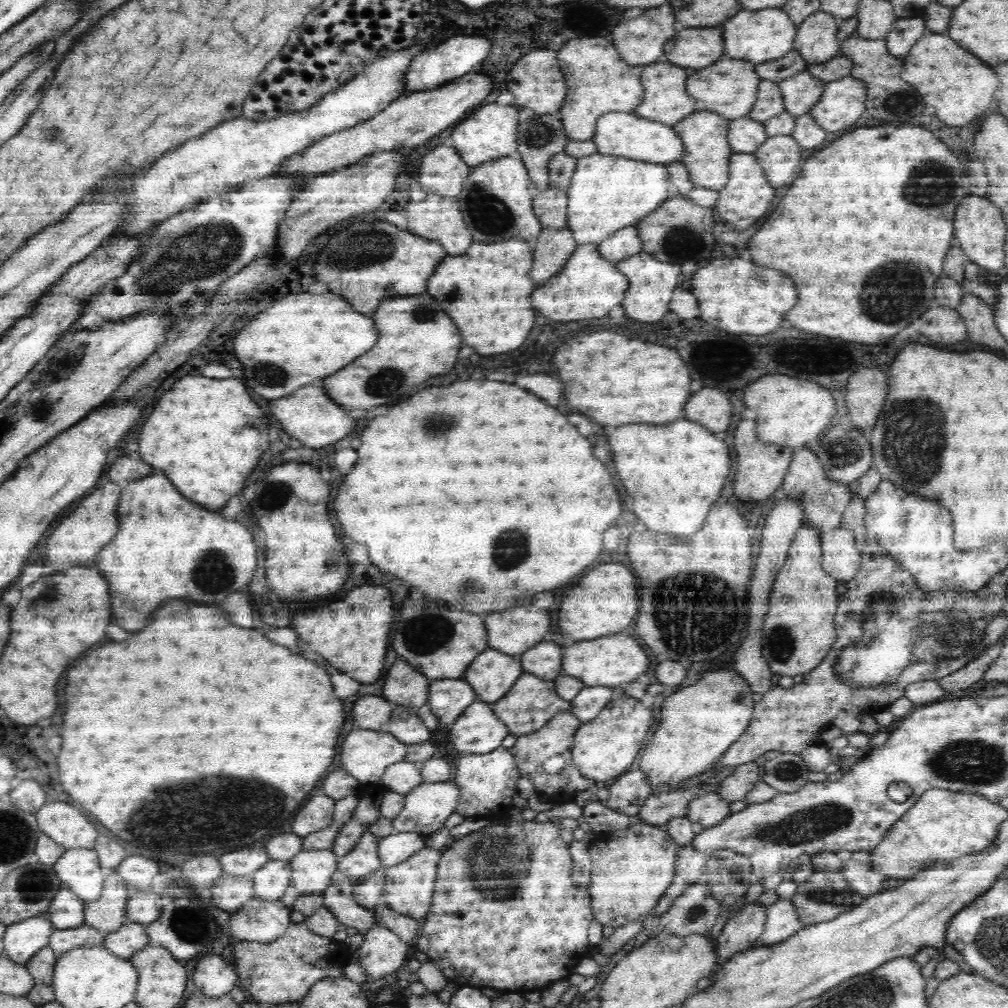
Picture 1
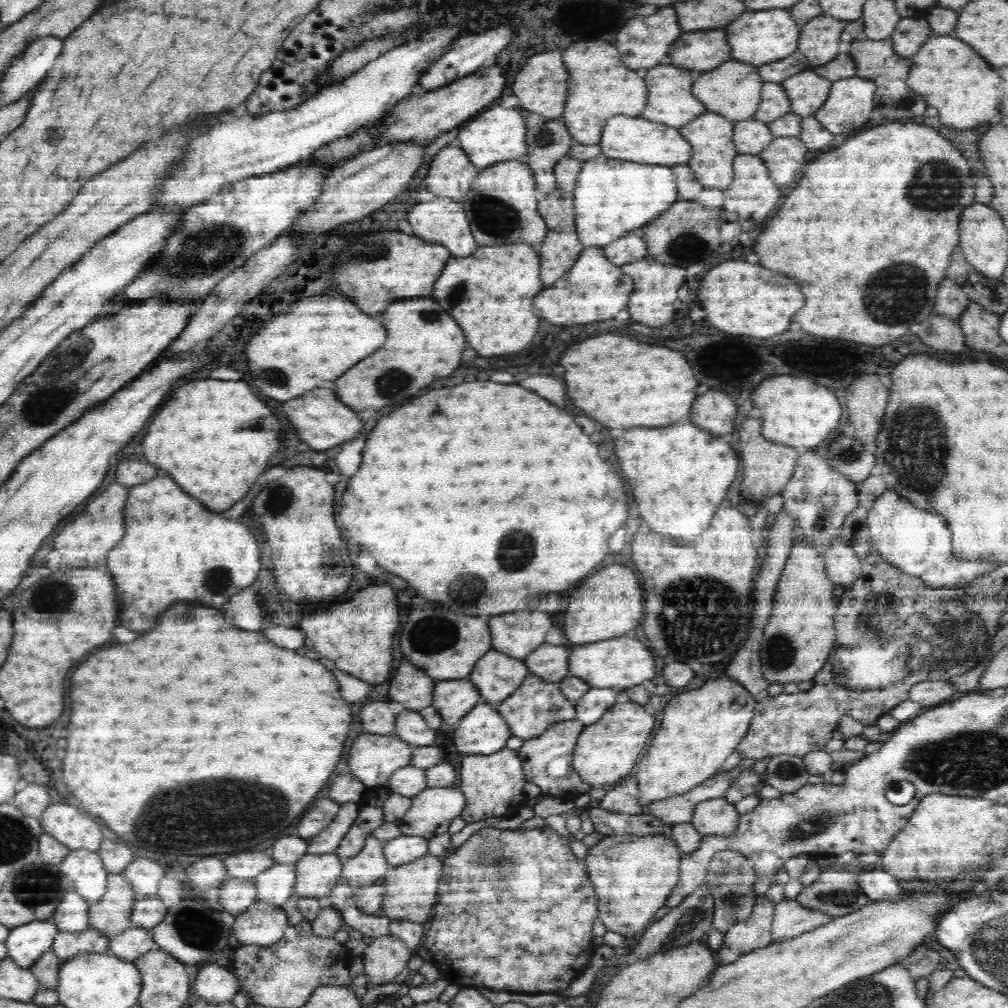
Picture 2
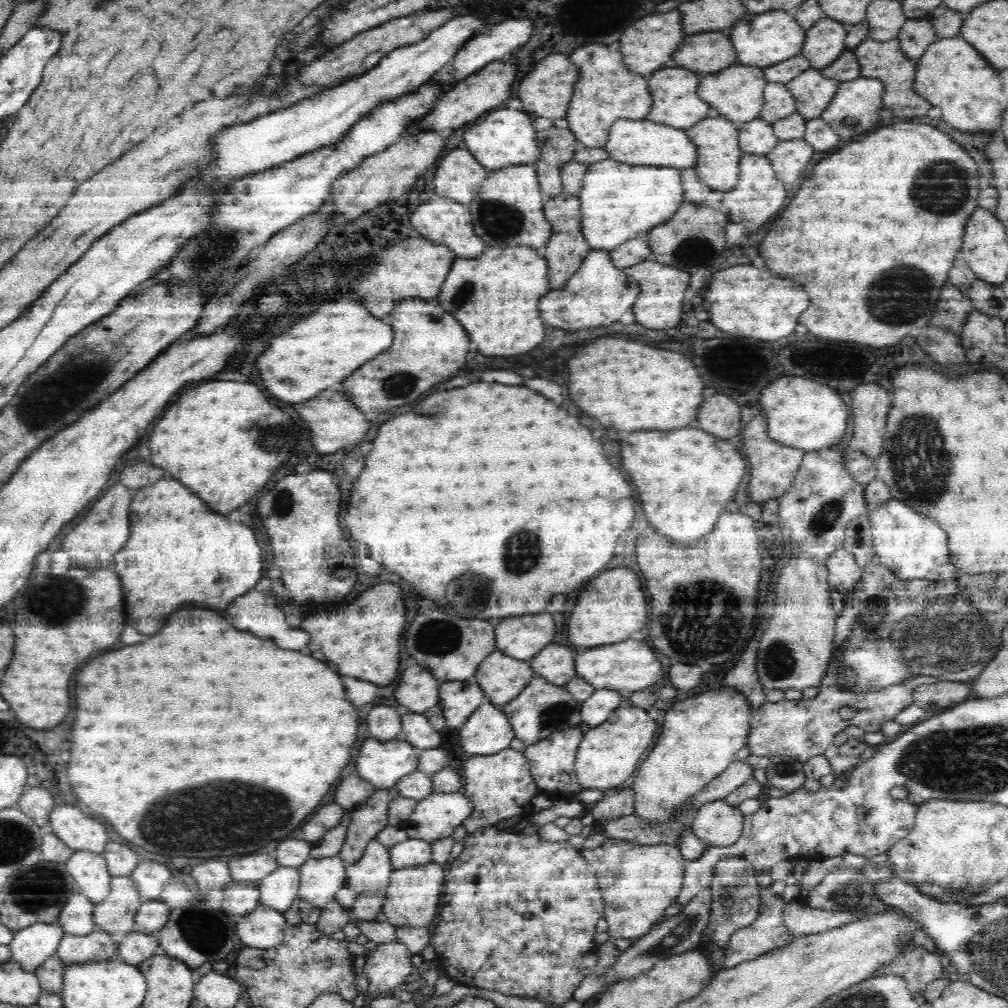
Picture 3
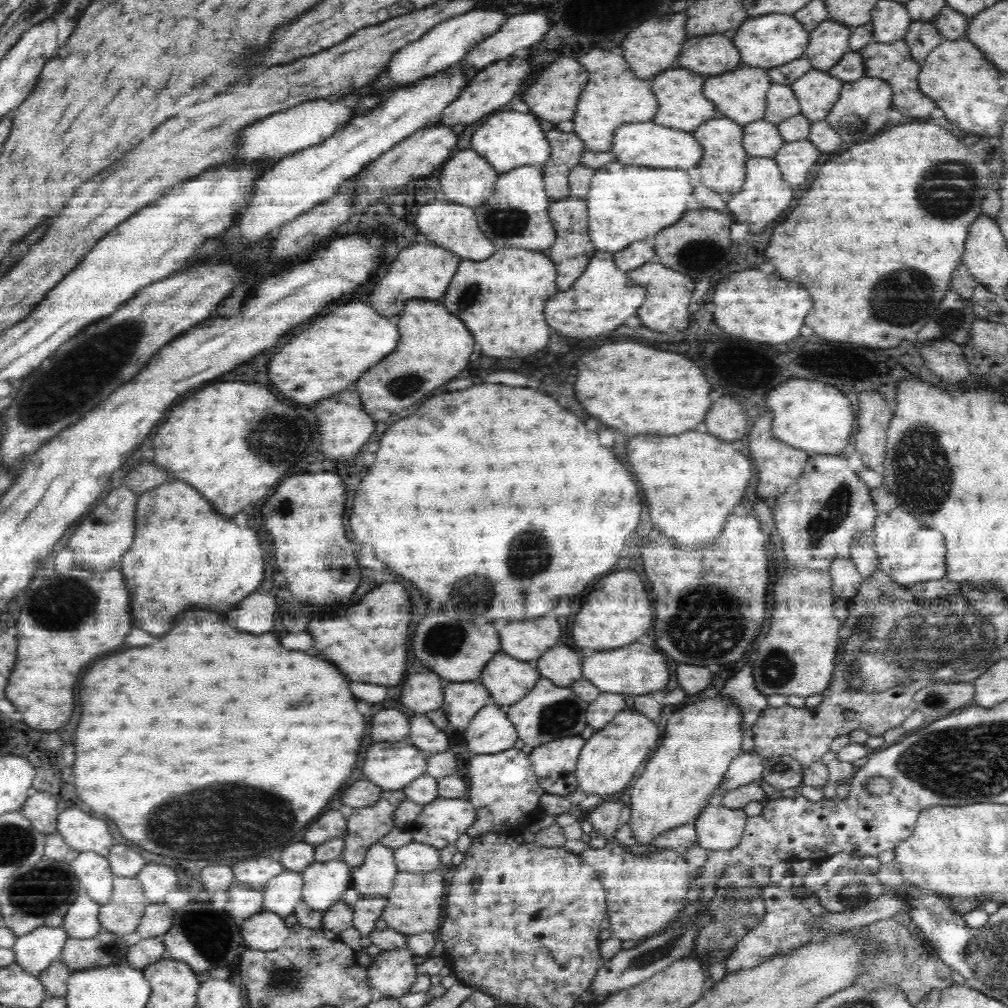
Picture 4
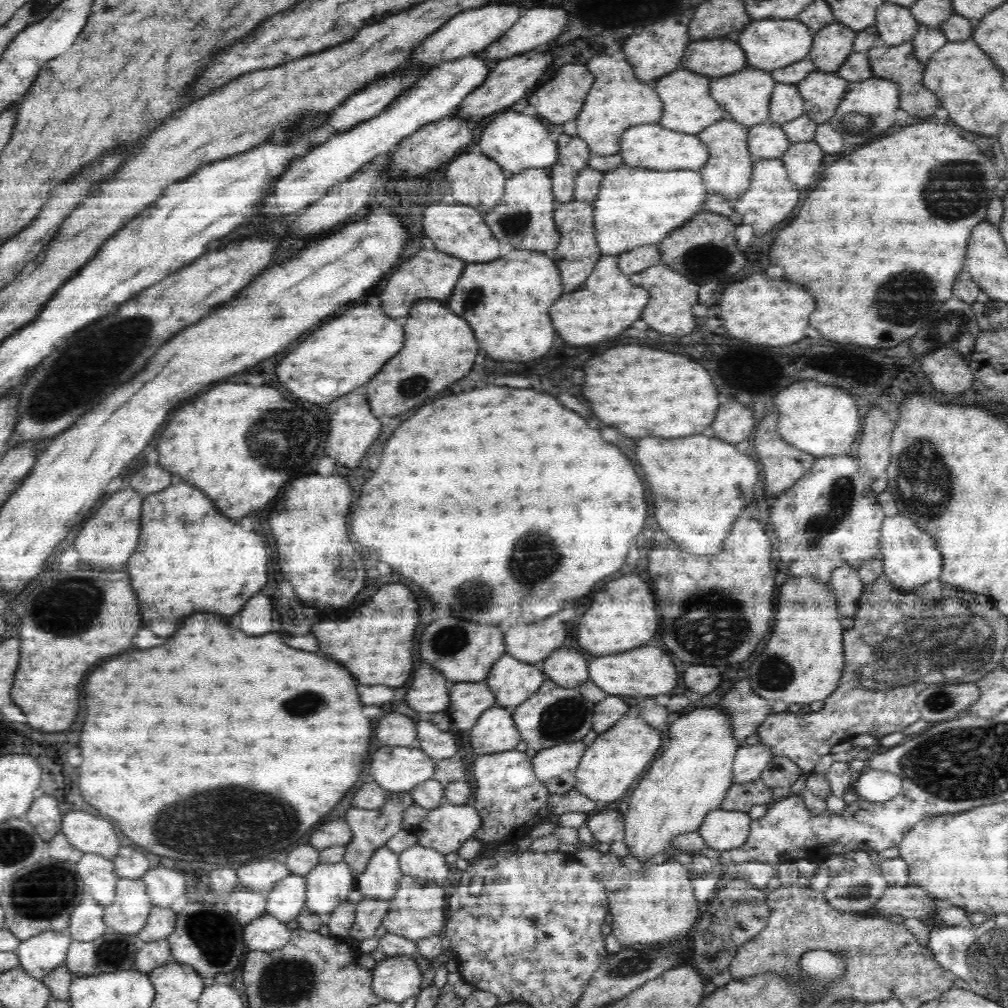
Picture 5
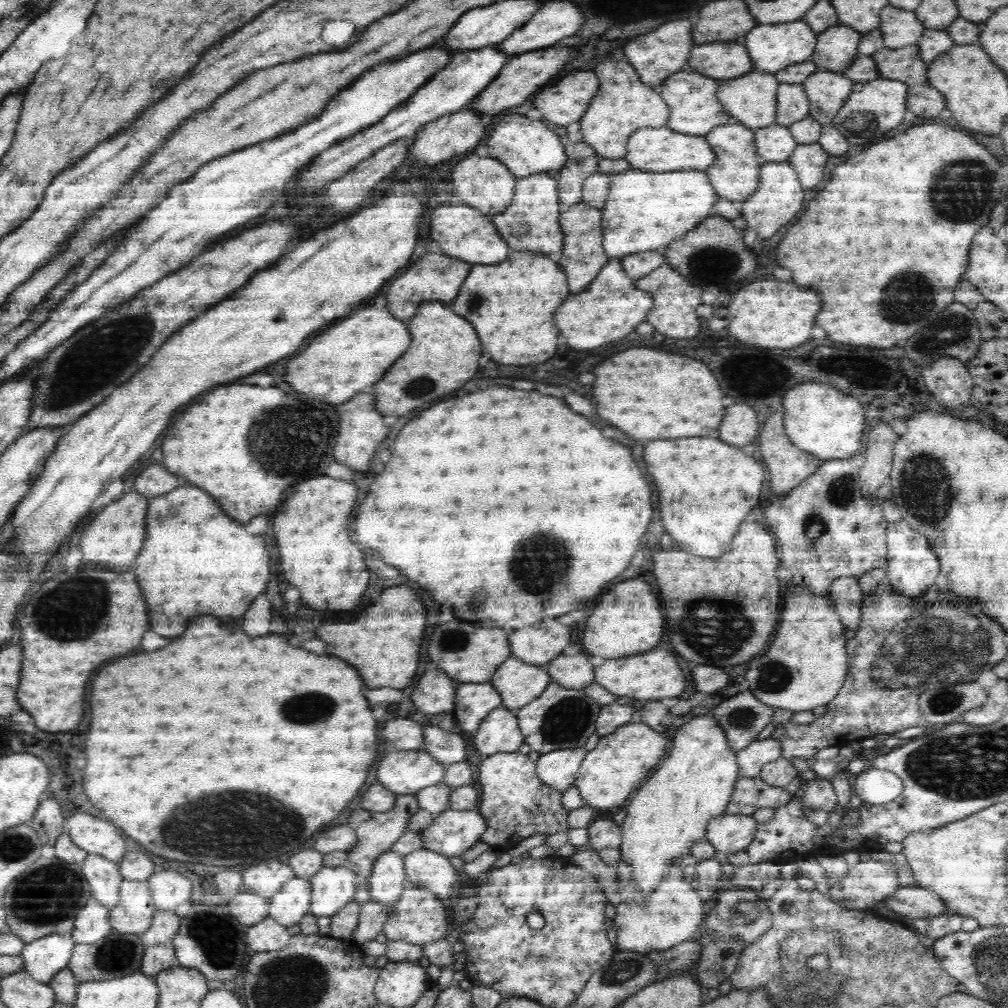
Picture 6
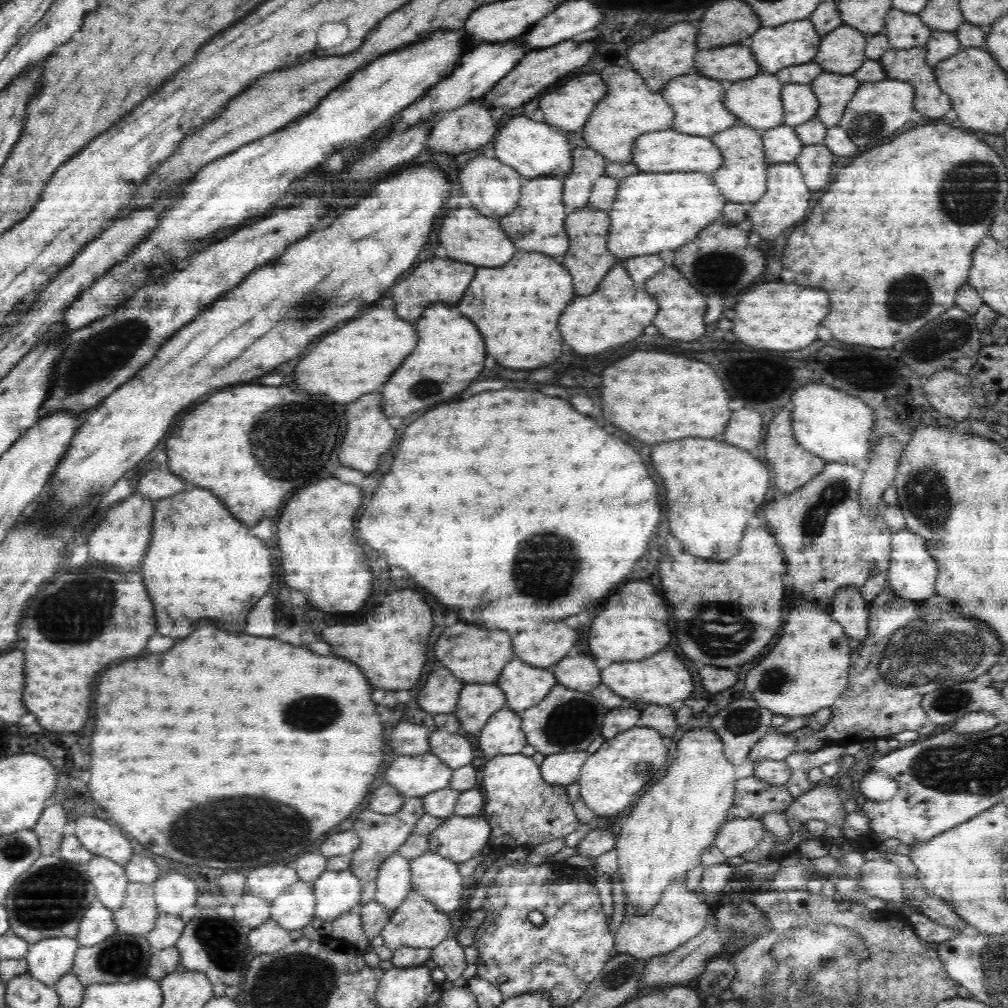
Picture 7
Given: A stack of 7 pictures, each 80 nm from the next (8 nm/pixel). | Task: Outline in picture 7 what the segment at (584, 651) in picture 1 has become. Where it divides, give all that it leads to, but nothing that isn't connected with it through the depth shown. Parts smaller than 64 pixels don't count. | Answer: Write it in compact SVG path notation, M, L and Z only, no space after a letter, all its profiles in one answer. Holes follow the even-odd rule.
M670 650L658 652L640 662L614 662L606 670L602 670L602 683L621 697L642 700L642 704L650 702L650 704L658 704L658 706L668 706L676 700L686 700L694 692L692 672Z

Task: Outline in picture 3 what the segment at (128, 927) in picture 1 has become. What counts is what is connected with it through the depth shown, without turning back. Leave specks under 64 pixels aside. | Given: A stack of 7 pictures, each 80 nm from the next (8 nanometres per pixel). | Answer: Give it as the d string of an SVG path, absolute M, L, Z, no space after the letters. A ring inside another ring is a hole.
M130 931L131 935L118 944L118 955L124 963L134 966L141 964L150 956L163 954L160 947L158 932L144 934L143 931Z

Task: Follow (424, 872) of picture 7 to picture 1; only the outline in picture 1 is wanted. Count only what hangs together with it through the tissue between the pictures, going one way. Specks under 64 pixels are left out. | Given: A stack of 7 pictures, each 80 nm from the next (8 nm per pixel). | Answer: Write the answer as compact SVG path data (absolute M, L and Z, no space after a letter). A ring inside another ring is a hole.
M393 833L380 839L377 853L385 867L392 867L405 862L412 854L424 848L426 837L417 833Z

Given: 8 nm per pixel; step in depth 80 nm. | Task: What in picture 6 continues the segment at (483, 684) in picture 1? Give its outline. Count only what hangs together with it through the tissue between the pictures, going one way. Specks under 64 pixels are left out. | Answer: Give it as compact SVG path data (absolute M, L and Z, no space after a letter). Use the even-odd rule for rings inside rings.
M506 658L490 681L500 693L502 704L511 711L538 698L552 681L545 666L524 664L519 658Z

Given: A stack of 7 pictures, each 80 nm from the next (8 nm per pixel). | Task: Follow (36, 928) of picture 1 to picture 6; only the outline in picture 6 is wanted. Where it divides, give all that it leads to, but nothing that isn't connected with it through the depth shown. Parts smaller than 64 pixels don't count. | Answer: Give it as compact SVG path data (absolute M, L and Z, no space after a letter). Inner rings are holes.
M50 934L26 943L20 952L25 971L48 985L58 971L69 965L75 944L71 934Z

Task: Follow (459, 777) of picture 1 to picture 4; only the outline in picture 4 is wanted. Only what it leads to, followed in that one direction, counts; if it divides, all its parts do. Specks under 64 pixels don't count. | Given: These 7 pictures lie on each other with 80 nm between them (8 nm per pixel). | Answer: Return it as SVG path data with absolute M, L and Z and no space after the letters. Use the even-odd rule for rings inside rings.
M515 747L492 754L475 755L468 768L470 780L469 802L473 804L477 820L467 831L470 837L486 835L488 832L512 835L523 831L538 816L531 812L541 809L539 801L544 796L540 788L529 755Z

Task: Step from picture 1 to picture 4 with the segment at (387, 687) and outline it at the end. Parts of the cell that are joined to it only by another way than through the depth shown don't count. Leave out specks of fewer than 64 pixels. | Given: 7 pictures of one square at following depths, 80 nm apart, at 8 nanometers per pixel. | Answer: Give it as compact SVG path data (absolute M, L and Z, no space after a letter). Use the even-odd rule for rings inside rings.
M414 662L408 668L406 684L402 690L402 702L416 712L430 712L444 704L444 686L442 678L422 666L420 662Z

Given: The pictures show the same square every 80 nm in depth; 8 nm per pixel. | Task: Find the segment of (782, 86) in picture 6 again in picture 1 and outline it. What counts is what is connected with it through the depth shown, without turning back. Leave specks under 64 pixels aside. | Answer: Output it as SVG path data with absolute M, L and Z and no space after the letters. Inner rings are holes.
M759 80L756 99L748 116L758 122L766 122L778 114L786 112L780 87L771 80Z

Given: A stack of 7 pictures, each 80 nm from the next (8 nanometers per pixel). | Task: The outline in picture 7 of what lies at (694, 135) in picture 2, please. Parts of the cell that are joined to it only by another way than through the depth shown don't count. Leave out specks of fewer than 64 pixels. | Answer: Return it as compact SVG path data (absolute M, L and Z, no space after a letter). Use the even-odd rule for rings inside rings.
M737 124L726 130L717 131L711 136L716 148L720 149L721 166L712 173L716 188L724 198L737 203L754 203L765 192L765 168L769 166L764 160L764 147L760 132L750 126Z

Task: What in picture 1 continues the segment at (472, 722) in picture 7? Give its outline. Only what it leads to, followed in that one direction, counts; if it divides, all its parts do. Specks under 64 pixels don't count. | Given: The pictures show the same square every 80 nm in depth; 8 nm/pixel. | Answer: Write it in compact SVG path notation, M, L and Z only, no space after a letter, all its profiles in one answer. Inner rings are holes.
M464 678L436 680L430 684L428 704L440 724L453 724L460 714L478 700L477 694L464 682Z

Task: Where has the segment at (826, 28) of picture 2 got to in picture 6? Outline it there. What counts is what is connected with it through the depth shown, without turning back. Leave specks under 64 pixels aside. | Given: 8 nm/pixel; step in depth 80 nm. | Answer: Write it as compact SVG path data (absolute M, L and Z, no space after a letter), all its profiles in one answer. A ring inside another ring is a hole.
M838 24L817 35L817 42L810 60L818 70L840 73L848 70L856 56L861 33L848 25Z

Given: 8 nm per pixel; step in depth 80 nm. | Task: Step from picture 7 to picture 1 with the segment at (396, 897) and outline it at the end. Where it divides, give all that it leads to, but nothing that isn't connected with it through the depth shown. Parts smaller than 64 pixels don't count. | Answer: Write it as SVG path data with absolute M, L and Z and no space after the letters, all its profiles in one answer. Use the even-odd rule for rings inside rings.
M365 831L352 851L337 858L337 871L358 884L368 874L383 869L377 853L378 842L380 840L374 834Z

